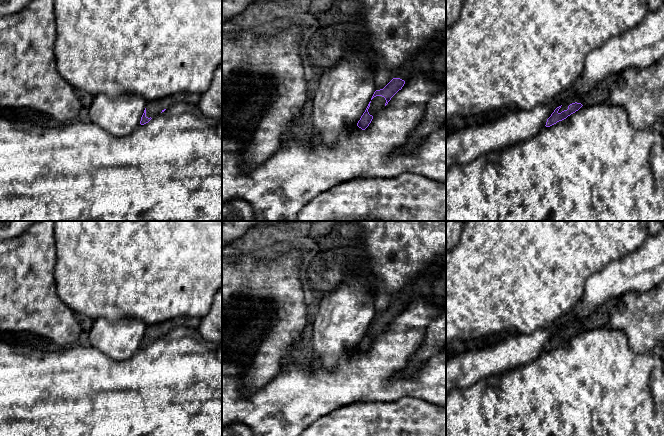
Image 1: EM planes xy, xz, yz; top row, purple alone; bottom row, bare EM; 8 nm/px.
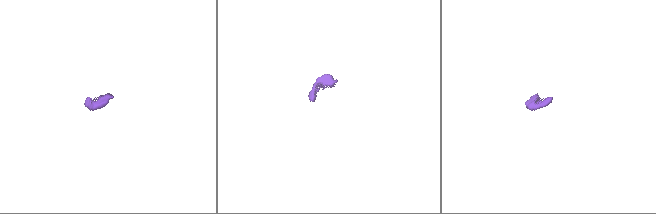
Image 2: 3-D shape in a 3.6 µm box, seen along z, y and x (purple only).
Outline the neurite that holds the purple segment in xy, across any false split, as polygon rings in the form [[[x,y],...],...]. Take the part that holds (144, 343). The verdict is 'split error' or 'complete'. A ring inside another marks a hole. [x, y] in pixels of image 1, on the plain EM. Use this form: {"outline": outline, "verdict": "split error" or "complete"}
{"outline": [[[180,316],[155,326],[148,326],[141,341],[140,348],[144,349],[148,347],[154,340],[164,336],[169,330],[177,326],[186,326],[192,329],[198,329],[200,322],[201,318],[198,317]]], "verdict": "split error"}

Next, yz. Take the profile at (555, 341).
{"outline": [[[611,299],[595,309],[588,317],[575,320],[557,331],[547,343],[546,351],[566,343],[582,330],[591,330],[610,326],[610,311],[617,304],[617,299]]], "verdict": "split error"}

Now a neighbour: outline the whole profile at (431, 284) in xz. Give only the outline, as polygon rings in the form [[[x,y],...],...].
[[[446,255],[437,258],[427,271],[411,278],[397,296],[405,306],[416,299],[446,300]]]

